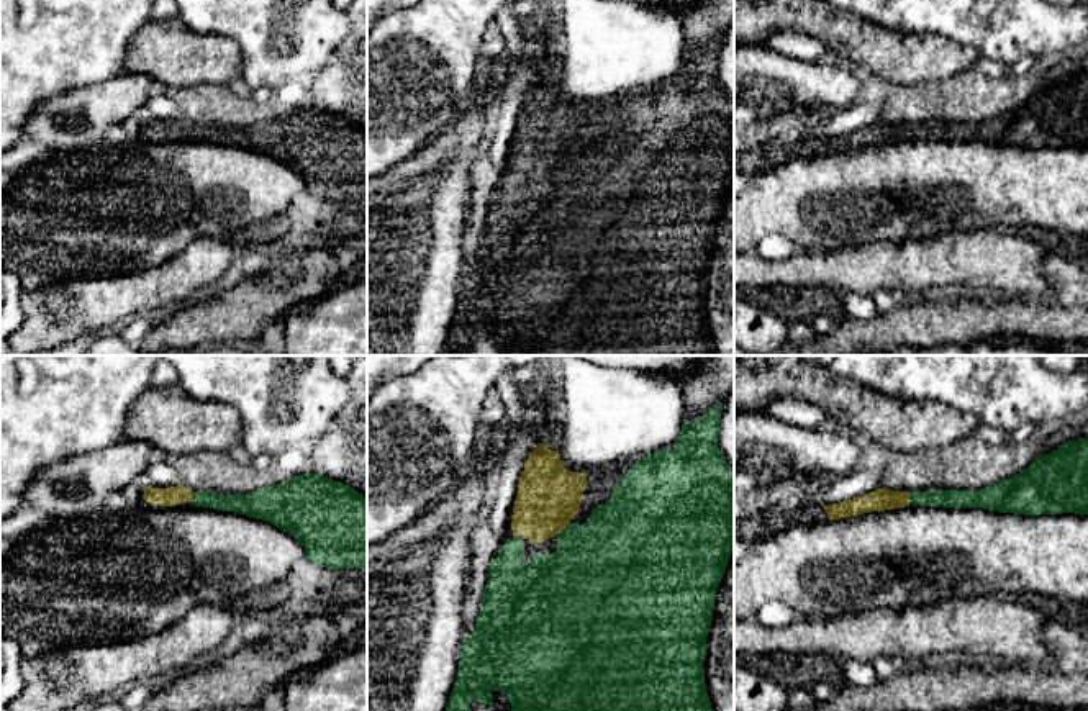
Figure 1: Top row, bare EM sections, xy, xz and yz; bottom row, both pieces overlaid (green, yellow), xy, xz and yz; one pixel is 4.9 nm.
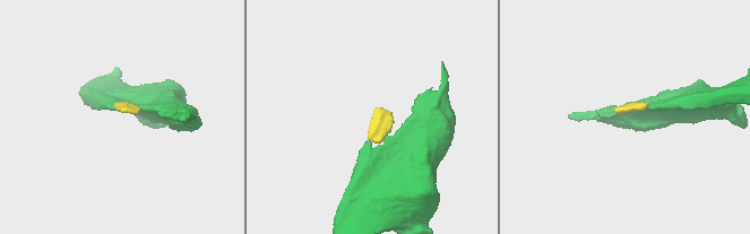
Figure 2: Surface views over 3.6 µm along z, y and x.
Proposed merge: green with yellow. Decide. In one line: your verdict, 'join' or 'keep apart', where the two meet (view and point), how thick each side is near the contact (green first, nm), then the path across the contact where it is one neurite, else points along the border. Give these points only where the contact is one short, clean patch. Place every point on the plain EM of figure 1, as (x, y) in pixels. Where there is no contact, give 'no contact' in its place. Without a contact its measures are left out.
join; contact xz (564, 161); calibres 440 and 320 nm

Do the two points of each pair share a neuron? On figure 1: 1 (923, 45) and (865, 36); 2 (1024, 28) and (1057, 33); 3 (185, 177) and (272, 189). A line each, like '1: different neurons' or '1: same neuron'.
1: same neuron
2: same neuron
3: same neuron

